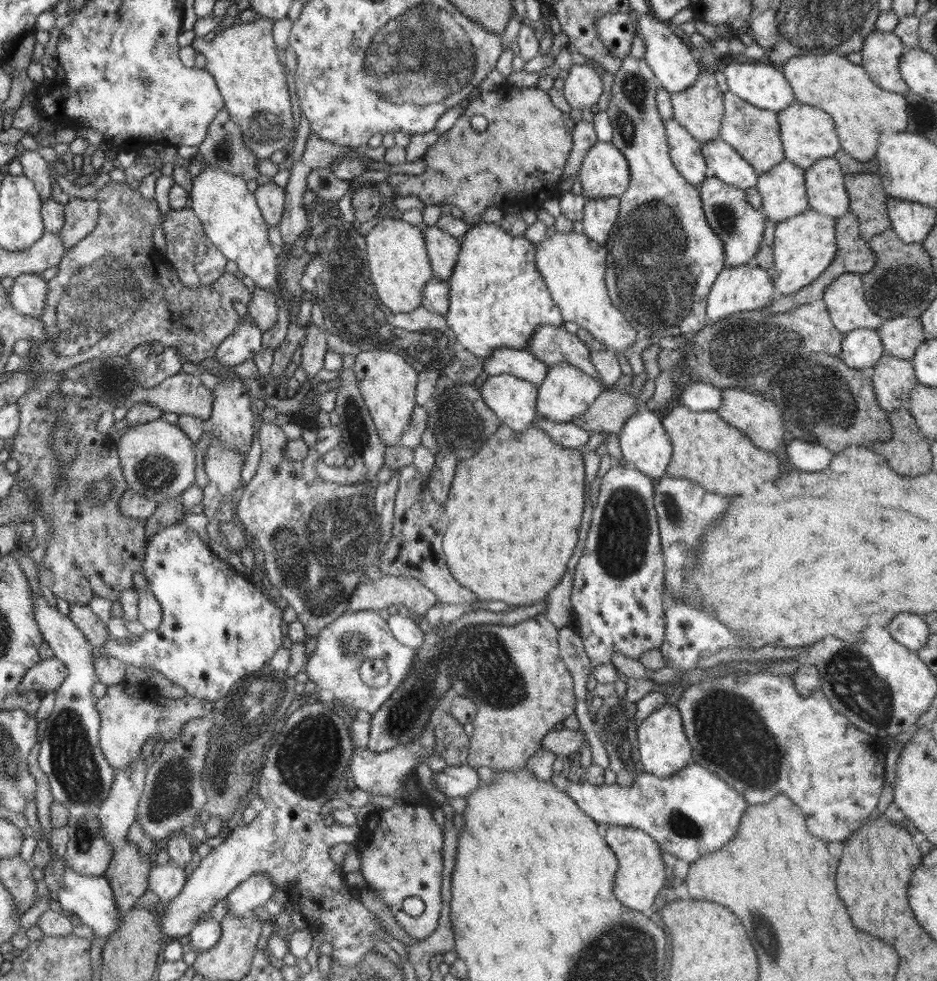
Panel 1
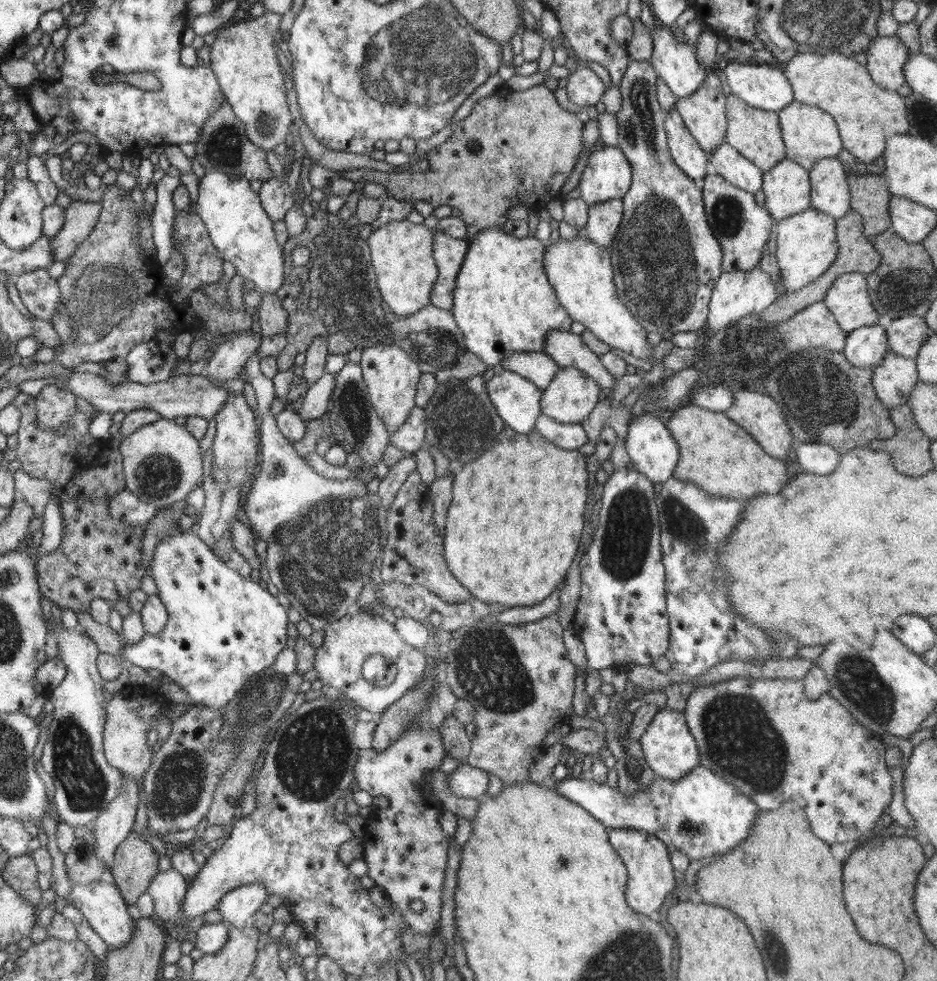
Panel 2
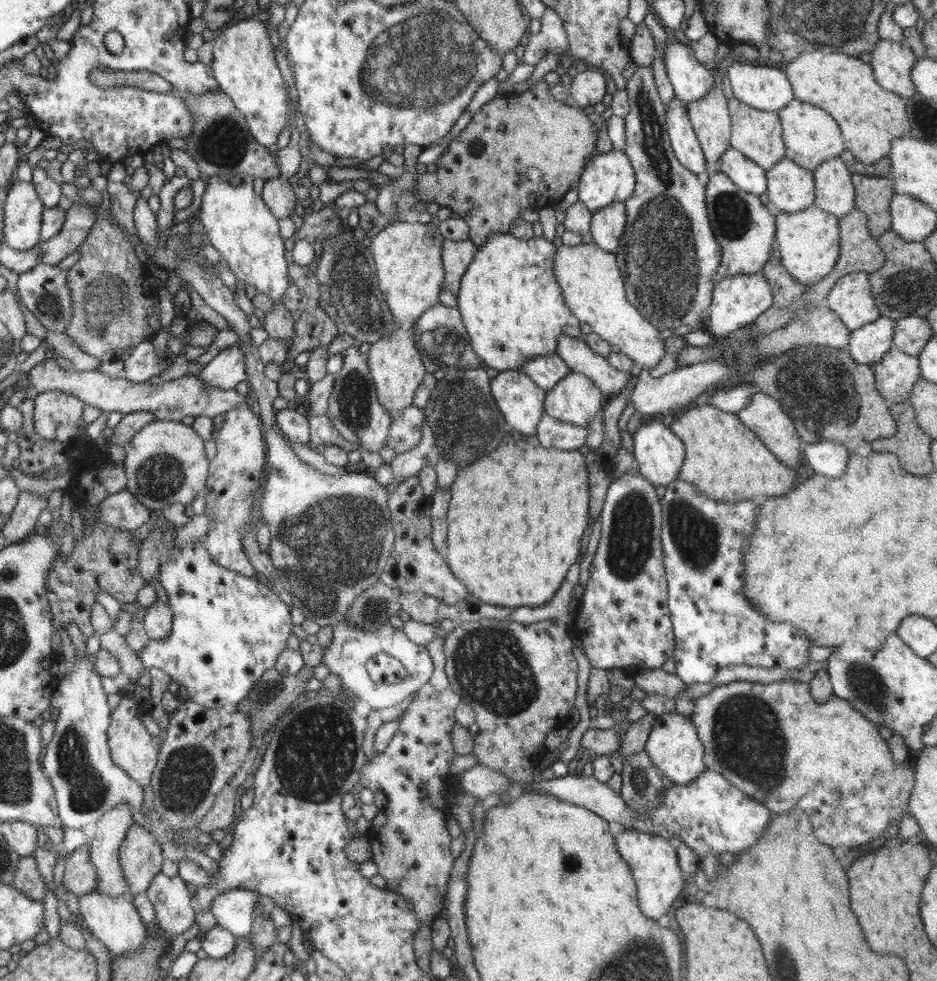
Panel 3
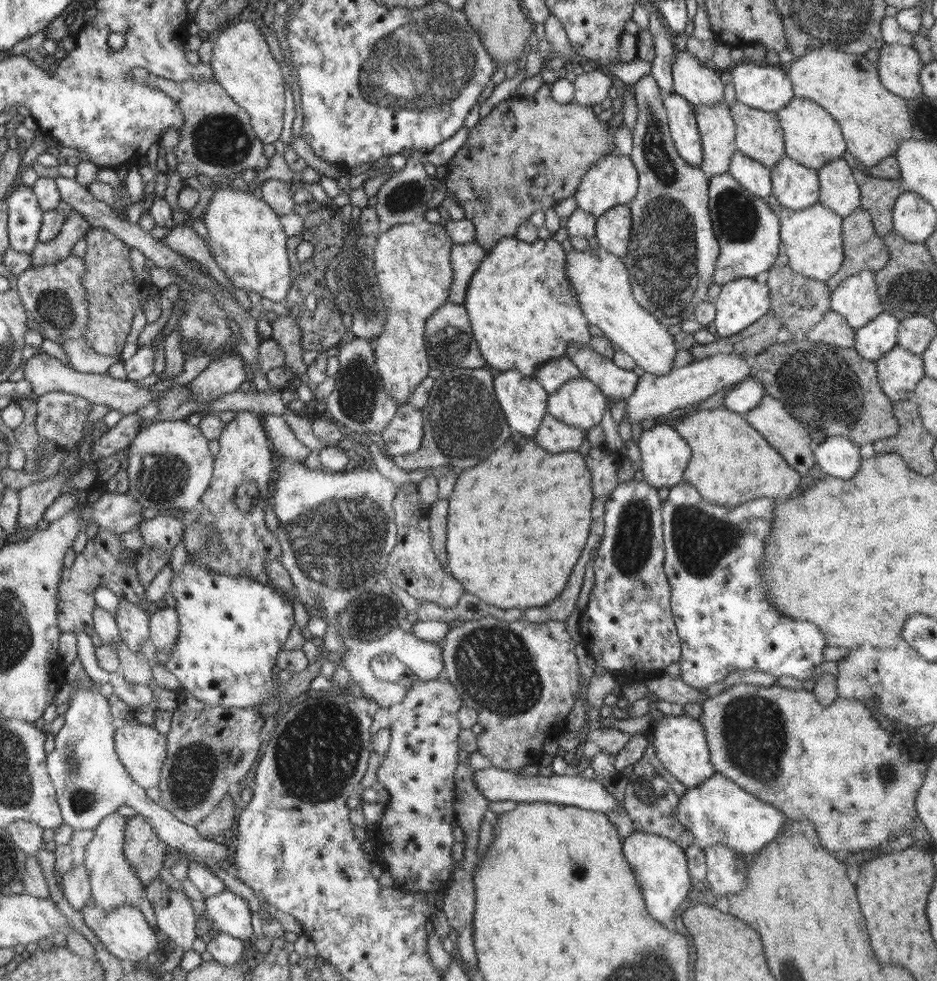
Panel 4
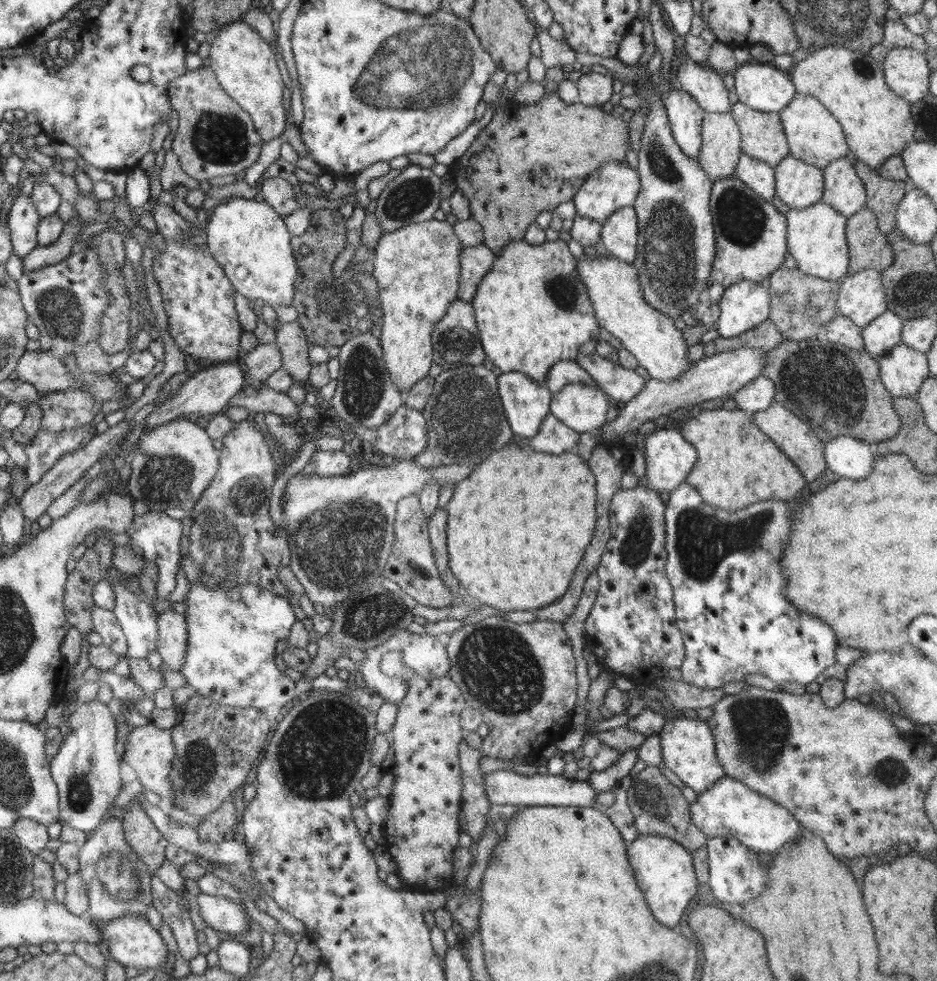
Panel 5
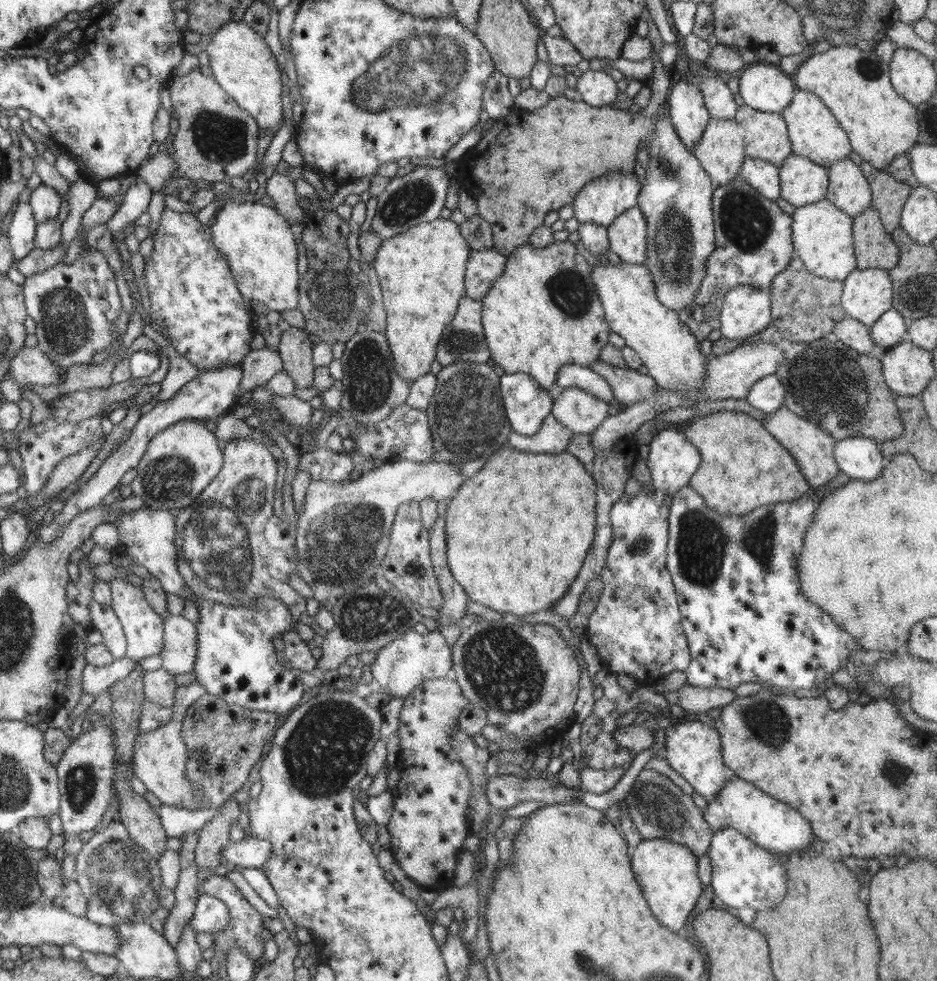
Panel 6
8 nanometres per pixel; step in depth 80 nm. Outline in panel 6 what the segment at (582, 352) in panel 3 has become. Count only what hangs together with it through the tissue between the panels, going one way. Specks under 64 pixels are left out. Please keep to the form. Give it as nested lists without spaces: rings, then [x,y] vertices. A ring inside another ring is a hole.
[[[602,359],[594,361],[588,367],[608,382],[615,400],[622,406],[649,399],[658,388],[649,374],[641,374],[637,369],[618,368]]]

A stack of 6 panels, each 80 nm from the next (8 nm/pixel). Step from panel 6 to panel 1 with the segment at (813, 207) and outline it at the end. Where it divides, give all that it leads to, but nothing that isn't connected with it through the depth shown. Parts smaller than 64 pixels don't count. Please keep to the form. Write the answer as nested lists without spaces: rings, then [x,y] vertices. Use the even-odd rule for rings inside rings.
[[[809,207],[803,214],[776,223],[773,242],[774,264],[769,268],[777,295],[792,295],[814,282],[834,260],[837,251],[835,220]]]

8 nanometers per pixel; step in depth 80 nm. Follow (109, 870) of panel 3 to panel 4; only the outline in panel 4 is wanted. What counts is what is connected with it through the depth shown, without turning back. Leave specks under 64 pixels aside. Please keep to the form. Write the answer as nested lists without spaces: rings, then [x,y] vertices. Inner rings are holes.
[[[118,813],[106,815],[93,830],[90,843],[79,852],[89,874],[92,903],[104,912],[110,912],[124,903],[137,907],[142,892],[146,891],[146,886],[140,882],[123,853],[126,821],[127,817]]]

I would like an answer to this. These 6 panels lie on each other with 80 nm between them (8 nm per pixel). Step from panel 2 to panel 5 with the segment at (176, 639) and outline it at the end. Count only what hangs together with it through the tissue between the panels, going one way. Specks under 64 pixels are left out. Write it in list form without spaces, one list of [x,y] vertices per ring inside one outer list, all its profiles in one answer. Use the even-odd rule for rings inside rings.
[[[242,581],[236,589],[190,583],[190,592],[186,594],[184,604],[188,607],[185,616],[188,625],[188,642],[185,646],[184,664],[181,664],[179,671],[198,695],[208,697],[220,705],[254,708],[260,711],[274,704],[286,710],[300,699],[296,692],[296,681],[293,682],[276,665],[276,642],[284,640],[298,621],[292,605],[286,598],[259,590],[249,581]]]

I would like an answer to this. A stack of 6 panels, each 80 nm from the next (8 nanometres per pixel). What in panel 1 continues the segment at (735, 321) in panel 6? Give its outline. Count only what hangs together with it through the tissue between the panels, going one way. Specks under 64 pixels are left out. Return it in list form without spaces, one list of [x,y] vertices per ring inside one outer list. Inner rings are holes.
[[[742,265],[740,267],[723,268],[711,286],[707,296],[707,318],[718,322],[737,312],[763,309],[770,306],[777,297],[774,283],[769,272],[760,267]]]

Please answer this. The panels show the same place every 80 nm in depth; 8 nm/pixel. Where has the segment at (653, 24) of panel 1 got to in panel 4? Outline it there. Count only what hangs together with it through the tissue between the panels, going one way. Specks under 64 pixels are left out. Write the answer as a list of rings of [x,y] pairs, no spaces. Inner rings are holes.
[[[692,53],[675,54],[672,66],[672,91],[694,107],[718,106],[725,101],[720,73],[711,65],[702,64]]]

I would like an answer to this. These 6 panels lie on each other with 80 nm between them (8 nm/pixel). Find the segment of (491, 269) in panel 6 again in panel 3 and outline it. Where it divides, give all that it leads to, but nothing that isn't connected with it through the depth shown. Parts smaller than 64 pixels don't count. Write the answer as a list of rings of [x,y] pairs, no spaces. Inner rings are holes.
[[[448,240],[442,243],[441,257],[445,277],[439,302],[456,307],[461,280],[476,254],[477,246],[470,240]]]

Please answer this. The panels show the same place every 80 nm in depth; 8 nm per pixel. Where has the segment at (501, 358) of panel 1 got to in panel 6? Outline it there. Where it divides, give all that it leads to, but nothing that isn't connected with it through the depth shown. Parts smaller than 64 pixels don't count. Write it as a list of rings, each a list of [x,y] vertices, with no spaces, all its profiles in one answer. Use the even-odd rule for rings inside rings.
[[[563,364],[555,378],[557,391],[568,387],[578,387],[592,393],[608,404],[616,402],[610,385],[597,372],[577,364]]]

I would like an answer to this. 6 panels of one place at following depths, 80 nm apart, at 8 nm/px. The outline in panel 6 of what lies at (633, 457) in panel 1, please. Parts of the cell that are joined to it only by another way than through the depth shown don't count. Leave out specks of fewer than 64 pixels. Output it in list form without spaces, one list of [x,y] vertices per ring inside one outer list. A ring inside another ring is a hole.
[[[662,426],[647,445],[650,447],[647,467],[651,472],[652,486],[660,496],[673,496],[676,491],[689,484],[690,478],[700,466],[701,456],[699,450],[688,442],[684,433]]]

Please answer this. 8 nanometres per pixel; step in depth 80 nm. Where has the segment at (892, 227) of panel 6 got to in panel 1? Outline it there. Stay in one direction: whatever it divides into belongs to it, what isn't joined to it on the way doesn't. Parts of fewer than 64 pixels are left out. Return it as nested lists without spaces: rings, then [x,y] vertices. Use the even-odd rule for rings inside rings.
[[[863,171],[845,175],[844,182],[849,196],[849,211],[858,218],[861,237],[868,241],[870,237],[890,229],[886,207],[890,196],[884,190],[881,178]]]

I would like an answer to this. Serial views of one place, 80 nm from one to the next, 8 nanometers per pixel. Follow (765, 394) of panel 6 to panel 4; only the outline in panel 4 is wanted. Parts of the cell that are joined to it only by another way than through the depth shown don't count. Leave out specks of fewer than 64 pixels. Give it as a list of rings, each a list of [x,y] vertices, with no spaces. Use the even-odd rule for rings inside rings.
[[[748,377],[729,390],[722,404],[726,409],[744,415],[756,408],[764,395],[766,392],[764,392],[763,384],[755,378]]]

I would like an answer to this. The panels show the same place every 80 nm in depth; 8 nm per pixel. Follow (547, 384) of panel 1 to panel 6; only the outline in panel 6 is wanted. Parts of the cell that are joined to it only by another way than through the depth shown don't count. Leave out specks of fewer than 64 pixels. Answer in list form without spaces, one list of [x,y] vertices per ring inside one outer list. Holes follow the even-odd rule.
[[[568,387],[554,395],[551,414],[574,434],[591,434],[605,418],[608,403],[578,387]]]

